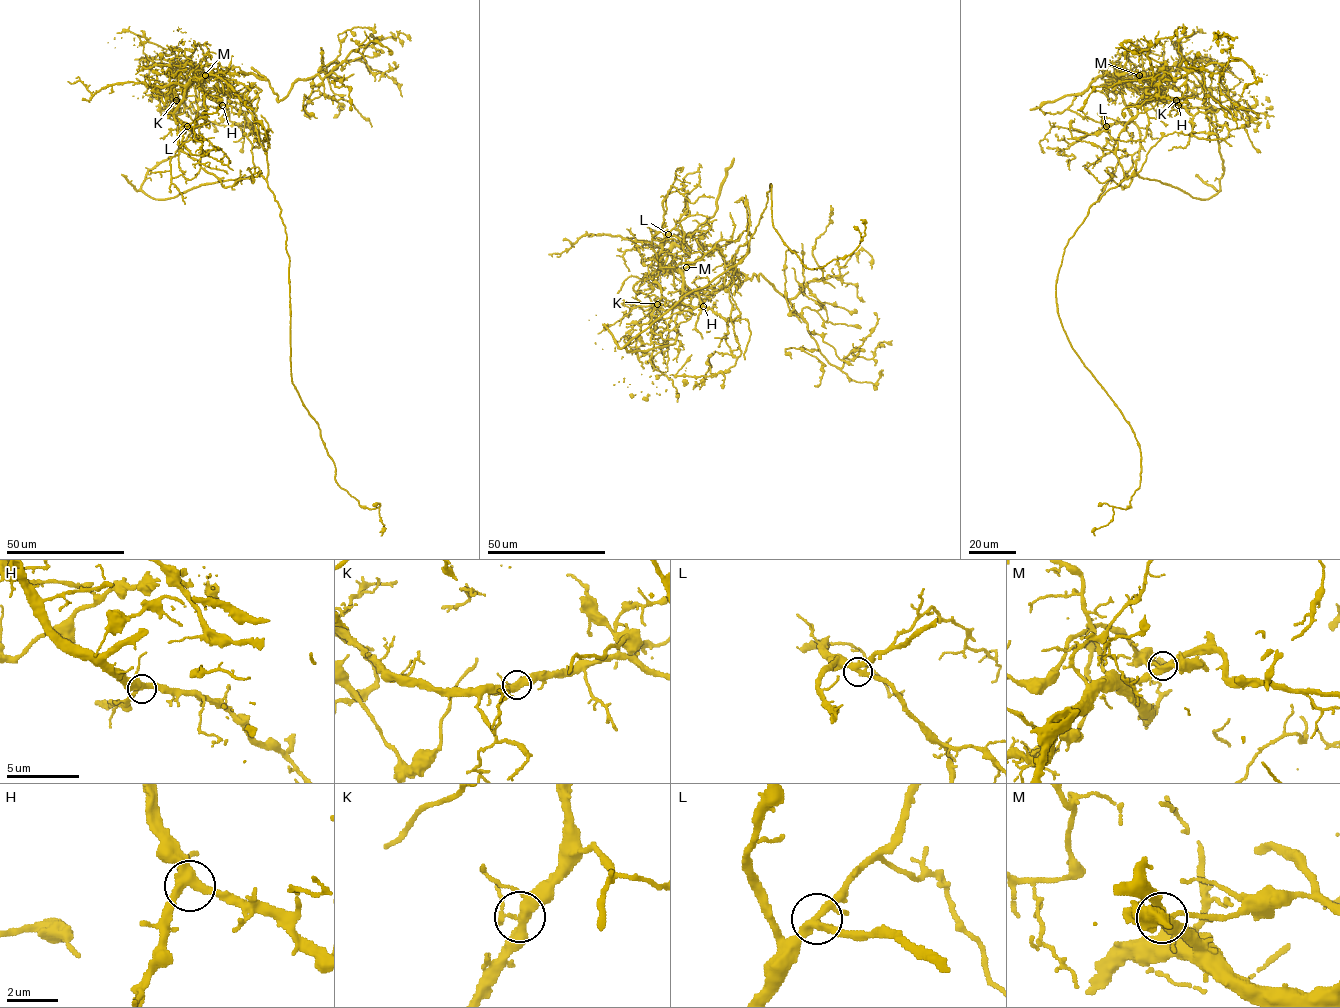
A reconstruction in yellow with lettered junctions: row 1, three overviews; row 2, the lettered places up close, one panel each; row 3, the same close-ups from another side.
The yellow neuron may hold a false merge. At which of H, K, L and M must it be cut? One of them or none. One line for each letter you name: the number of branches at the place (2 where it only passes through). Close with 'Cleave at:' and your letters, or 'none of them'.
M: 4
Cleave at: M

